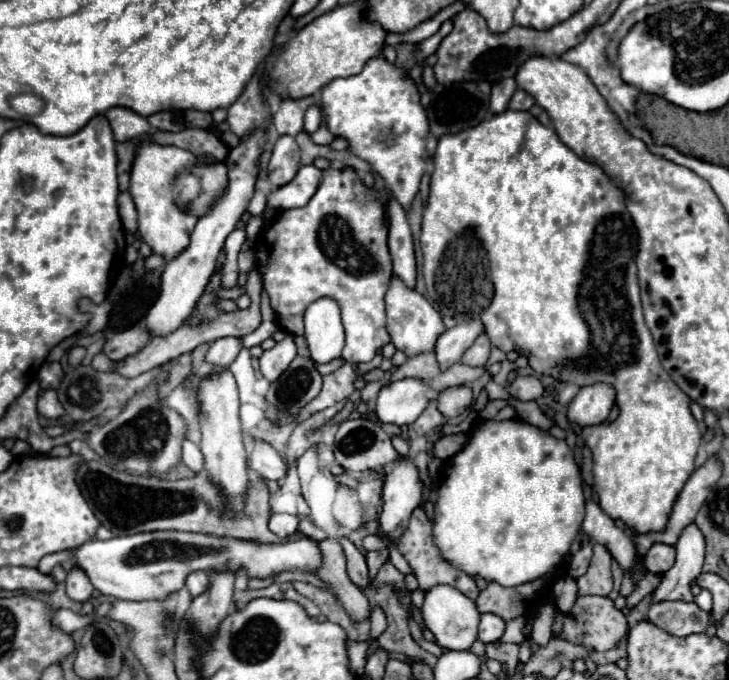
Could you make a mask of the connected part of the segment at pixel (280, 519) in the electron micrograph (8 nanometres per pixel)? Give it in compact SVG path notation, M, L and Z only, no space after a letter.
M271 515L269 529L279 537L287 537L297 531L297 523L299 519L295 515Z

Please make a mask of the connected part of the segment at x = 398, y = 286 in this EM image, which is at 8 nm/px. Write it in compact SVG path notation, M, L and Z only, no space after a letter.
M393 275L387 285L385 305L387 305L387 331L391 335L391 343L397 349L405 351L407 355L417 355L431 351L435 347L435 341L443 333L445 325L441 321L441 315L431 307L431 303L421 293L407 287L397 275Z

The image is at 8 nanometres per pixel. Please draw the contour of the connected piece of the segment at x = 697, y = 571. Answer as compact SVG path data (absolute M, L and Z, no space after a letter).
M691 525L679 537L675 565L663 573L659 587L653 591L653 603L659 601L693 601L691 583L701 575L705 557L705 539L701 531Z

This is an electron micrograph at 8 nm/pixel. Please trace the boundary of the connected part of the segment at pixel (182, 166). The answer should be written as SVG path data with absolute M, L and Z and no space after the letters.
M147 143L147 147L139 151L139 159L135 159L135 167L131 169L129 193L139 213L139 235L151 251L165 257L165 261L175 259L189 247L189 235L199 221L197 215L187 211L187 205L191 205L201 193L201 179L189 173L189 167L195 167L197 163L195 155L179 147Z

